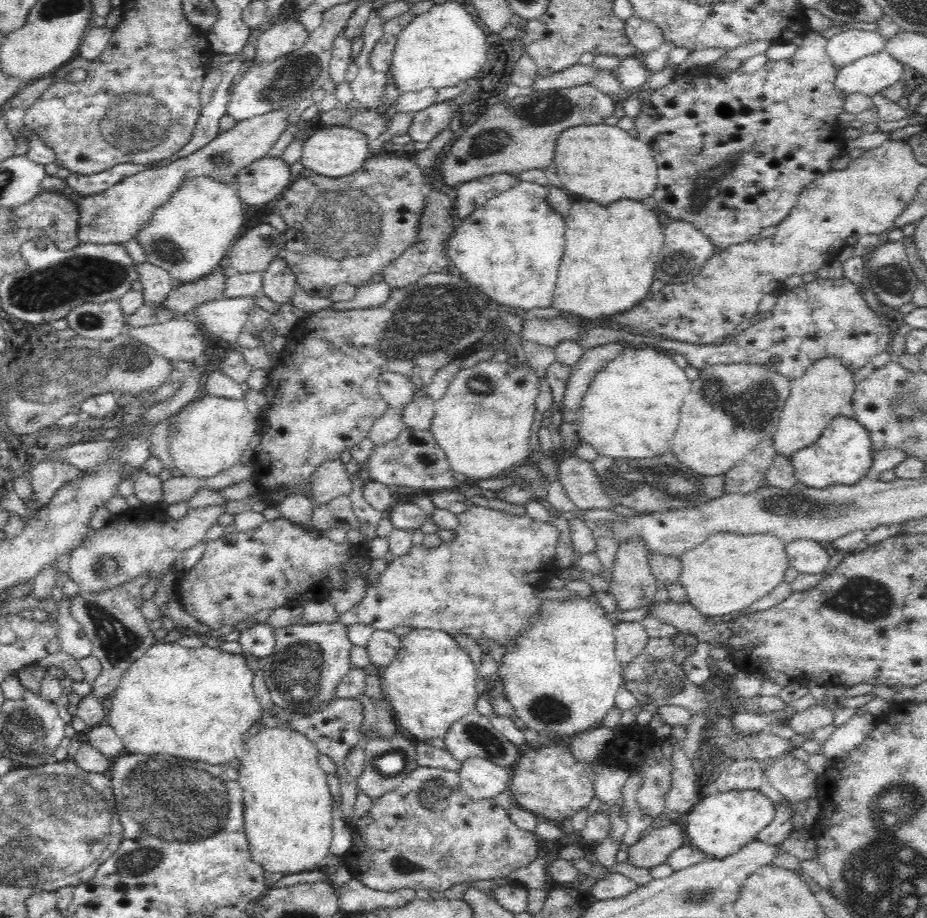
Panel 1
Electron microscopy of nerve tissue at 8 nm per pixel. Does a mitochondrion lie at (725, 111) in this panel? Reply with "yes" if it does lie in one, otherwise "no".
no

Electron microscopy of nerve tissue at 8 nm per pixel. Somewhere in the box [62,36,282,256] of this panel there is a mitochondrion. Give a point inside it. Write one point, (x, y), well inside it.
(133, 123)

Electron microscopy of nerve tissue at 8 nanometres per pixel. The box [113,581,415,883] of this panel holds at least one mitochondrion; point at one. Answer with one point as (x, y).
(296, 675)

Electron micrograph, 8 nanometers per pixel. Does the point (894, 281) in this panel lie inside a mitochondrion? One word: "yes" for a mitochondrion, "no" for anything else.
yes

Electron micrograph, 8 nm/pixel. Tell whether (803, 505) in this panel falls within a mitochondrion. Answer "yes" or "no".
yes

